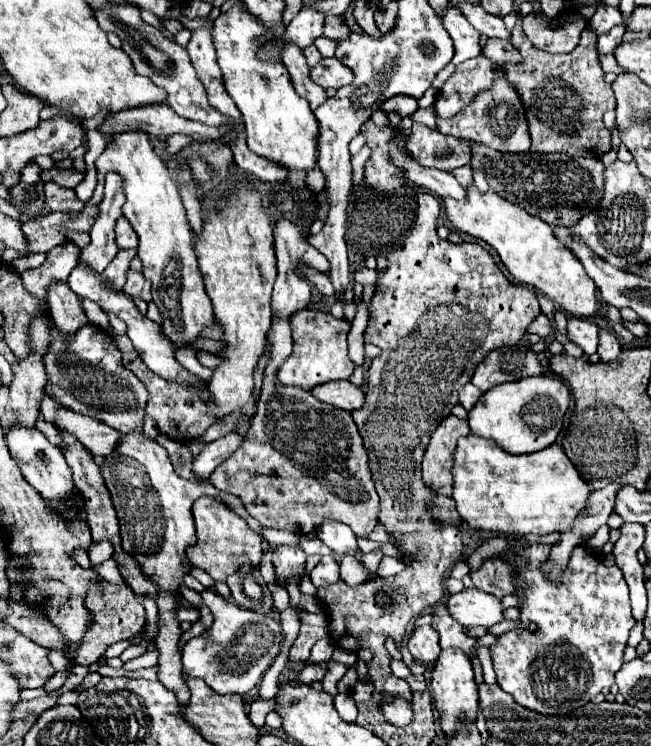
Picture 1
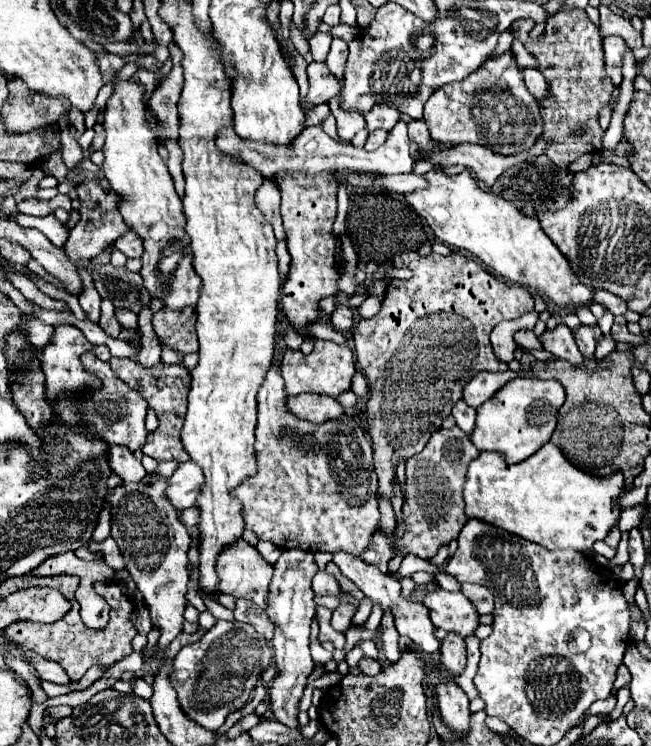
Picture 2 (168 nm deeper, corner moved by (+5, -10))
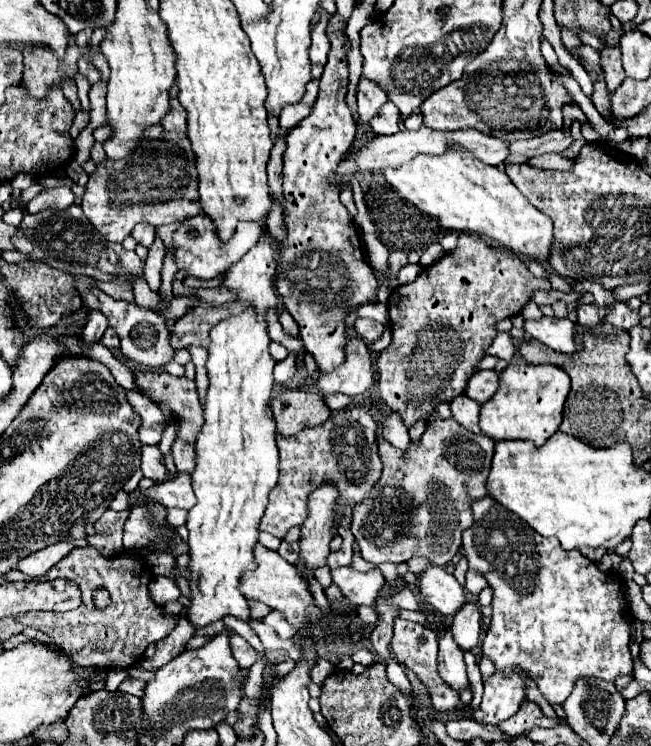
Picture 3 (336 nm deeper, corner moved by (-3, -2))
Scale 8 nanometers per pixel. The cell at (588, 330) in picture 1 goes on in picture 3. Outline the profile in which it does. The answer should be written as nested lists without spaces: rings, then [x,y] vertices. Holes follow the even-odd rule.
[[[542,318],[538,322],[524,322],[524,330],[538,342],[550,346],[552,350],[574,354],[576,348],[576,324],[568,318]]]

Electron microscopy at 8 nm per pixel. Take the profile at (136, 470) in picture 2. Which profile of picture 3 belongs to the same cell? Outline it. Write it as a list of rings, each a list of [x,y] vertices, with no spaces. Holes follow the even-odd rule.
[[[142,446],[142,474],[158,482],[164,482],[168,478],[164,456],[160,454],[158,446]]]

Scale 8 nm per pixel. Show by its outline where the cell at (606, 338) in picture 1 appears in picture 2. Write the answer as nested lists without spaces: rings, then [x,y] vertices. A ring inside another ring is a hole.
[[[580,324],[578,328],[572,330],[572,334],[574,334],[574,340],[576,340],[580,352],[582,352],[586,358],[592,358],[592,356],[594,356],[596,342],[598,342],[598,338],[602,336],[600,328],[598,328],[598,326],[586,326],[586,324]]]

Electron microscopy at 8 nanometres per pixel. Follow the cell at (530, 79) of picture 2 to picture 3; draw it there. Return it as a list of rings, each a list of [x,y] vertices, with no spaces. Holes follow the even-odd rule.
[[[570,102],[570,104],[566,104],[566,108],[564,108],[564,122],[566,124],[572,124],[574,120],[578,120],[578,122],[582,122],[586,116],[584,116],[584,112],[576,106],[576,102]]]

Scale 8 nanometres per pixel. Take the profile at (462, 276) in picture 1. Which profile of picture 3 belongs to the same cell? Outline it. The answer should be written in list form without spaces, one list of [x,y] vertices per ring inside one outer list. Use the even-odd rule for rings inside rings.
[[[460,234],[454,252],[446,252],[438,262],[426,266],[412,284],[398,286],[390,296],[392,344],[376,352],[384,404],[402,418],[406,428],[418,420],[428,422],[438,404],[464,394],[476,364],[498,334],[496,324],[516,316],[536,290],[548,292],[550,288],[550,282],[534,278],[518,256],[490,246],[480,236]]]

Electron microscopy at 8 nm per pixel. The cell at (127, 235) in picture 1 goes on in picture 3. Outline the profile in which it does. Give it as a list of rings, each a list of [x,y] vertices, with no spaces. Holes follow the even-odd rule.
[[[138,224],[134,230],[132,230],[132,238],[142,244],[142,246],[150,246],[156,238],[156,228],[152,224]]]

